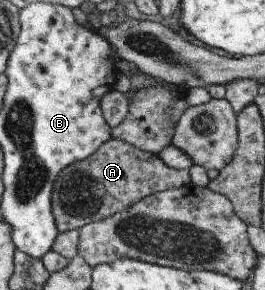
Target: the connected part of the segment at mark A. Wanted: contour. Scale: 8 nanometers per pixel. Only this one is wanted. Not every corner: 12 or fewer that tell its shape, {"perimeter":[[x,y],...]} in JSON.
{"perimeter":[[110,138],[57,174],[51,213],[78,230],[158,191],[188,169]]}

